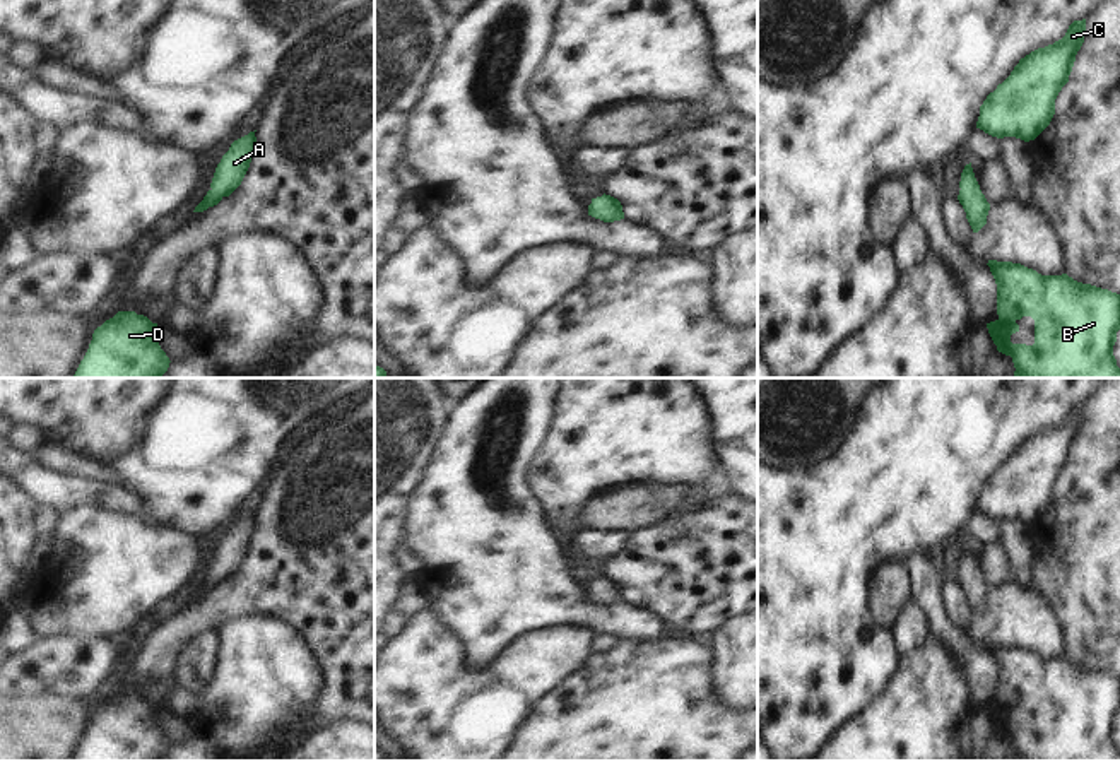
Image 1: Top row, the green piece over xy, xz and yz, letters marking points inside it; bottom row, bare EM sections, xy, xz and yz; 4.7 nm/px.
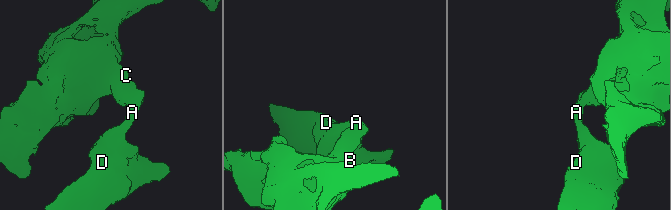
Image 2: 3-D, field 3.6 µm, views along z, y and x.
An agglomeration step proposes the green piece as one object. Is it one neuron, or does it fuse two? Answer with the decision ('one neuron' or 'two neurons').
one neuron

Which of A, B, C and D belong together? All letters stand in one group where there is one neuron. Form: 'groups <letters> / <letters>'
groups A B C D

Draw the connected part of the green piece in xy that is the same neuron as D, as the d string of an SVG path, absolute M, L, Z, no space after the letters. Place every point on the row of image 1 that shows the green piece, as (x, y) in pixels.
M118 311L92 333L72 378L161 378L169 357L156 339L157 323L135 311Z

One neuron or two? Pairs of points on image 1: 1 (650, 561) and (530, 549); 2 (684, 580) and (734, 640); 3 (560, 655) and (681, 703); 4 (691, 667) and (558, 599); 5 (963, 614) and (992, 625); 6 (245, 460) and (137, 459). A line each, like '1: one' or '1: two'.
1: two
2: two
3: two
4: two
5: two
6: one

